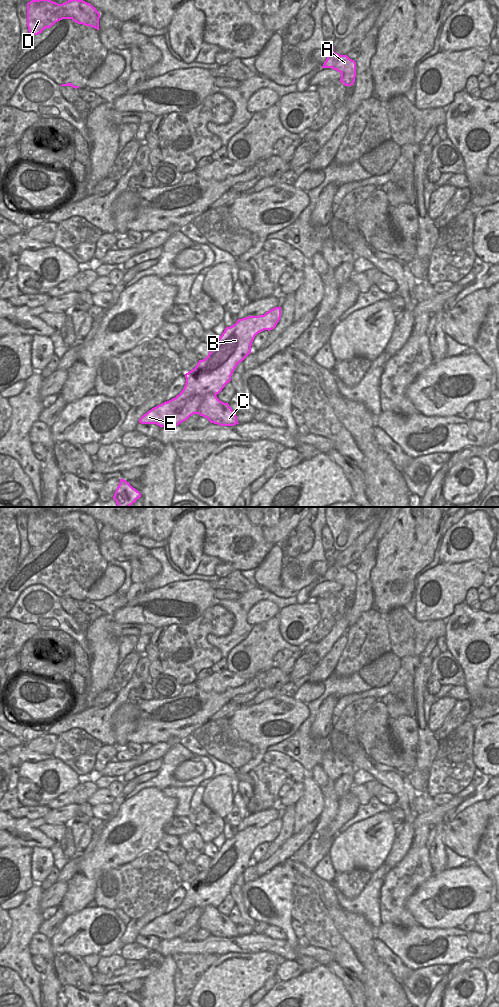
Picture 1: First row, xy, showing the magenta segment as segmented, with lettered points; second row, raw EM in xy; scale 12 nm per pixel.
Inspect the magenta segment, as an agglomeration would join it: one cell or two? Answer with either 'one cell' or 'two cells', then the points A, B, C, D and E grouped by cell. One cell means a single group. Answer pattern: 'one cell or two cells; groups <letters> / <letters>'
two cells; groups A C D / B E

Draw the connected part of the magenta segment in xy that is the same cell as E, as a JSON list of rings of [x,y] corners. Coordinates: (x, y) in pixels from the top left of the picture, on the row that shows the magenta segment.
[[[275,307],[264,315],[238,319],[234,325],[226,327],[217,343],[211,347],[208,356],[199,360],[196,367],[185,374],[186,383],[180,394],[149,410],[139,419],[139,423],[173,427],[186,421],[193,414],[198,414],[205,396],[207,394],[219,394],[225,385],[231,381],[231,376],[237,365],[251,353],[255,336],[264,330],[274,329],[280,318],[281,307]]]

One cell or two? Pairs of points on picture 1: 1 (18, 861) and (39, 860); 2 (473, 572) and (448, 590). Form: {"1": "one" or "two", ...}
{"1": "two", "2": "one"}

